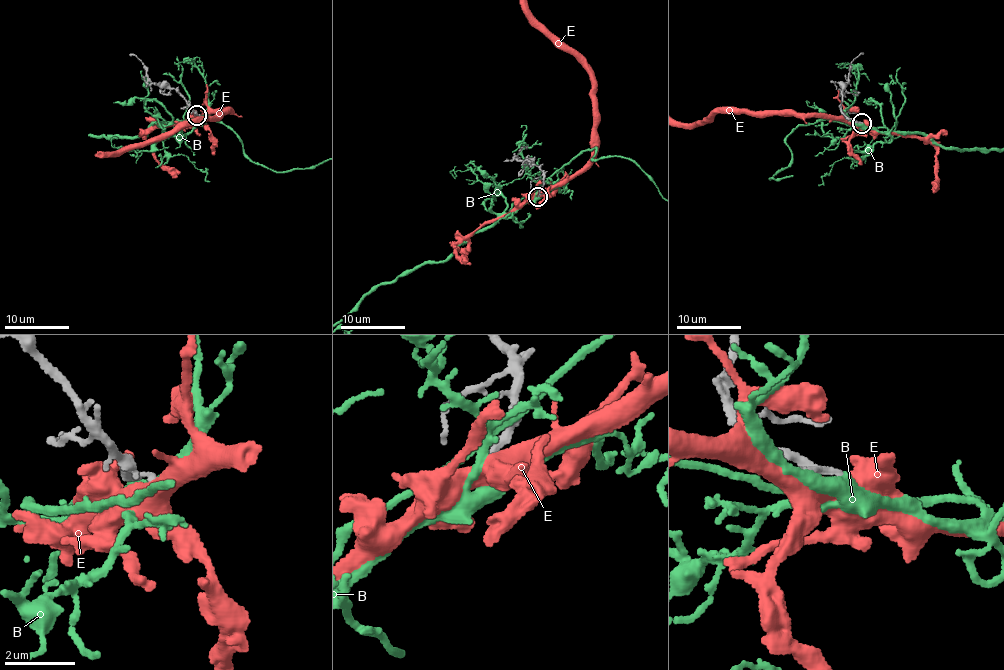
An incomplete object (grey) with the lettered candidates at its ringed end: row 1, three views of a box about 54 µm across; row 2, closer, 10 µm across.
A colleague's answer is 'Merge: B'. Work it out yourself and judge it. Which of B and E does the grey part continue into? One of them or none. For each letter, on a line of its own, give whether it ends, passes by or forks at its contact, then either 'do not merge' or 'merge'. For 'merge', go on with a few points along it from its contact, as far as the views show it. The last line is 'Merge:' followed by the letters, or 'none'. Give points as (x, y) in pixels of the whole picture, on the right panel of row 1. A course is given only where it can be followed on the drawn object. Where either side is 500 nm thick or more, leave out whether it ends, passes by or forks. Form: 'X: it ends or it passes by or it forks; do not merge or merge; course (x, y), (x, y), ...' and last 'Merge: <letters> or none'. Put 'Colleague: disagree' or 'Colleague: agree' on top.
Colleague: agree
B: it passes by; merge
E: do not merge
Merge: B

